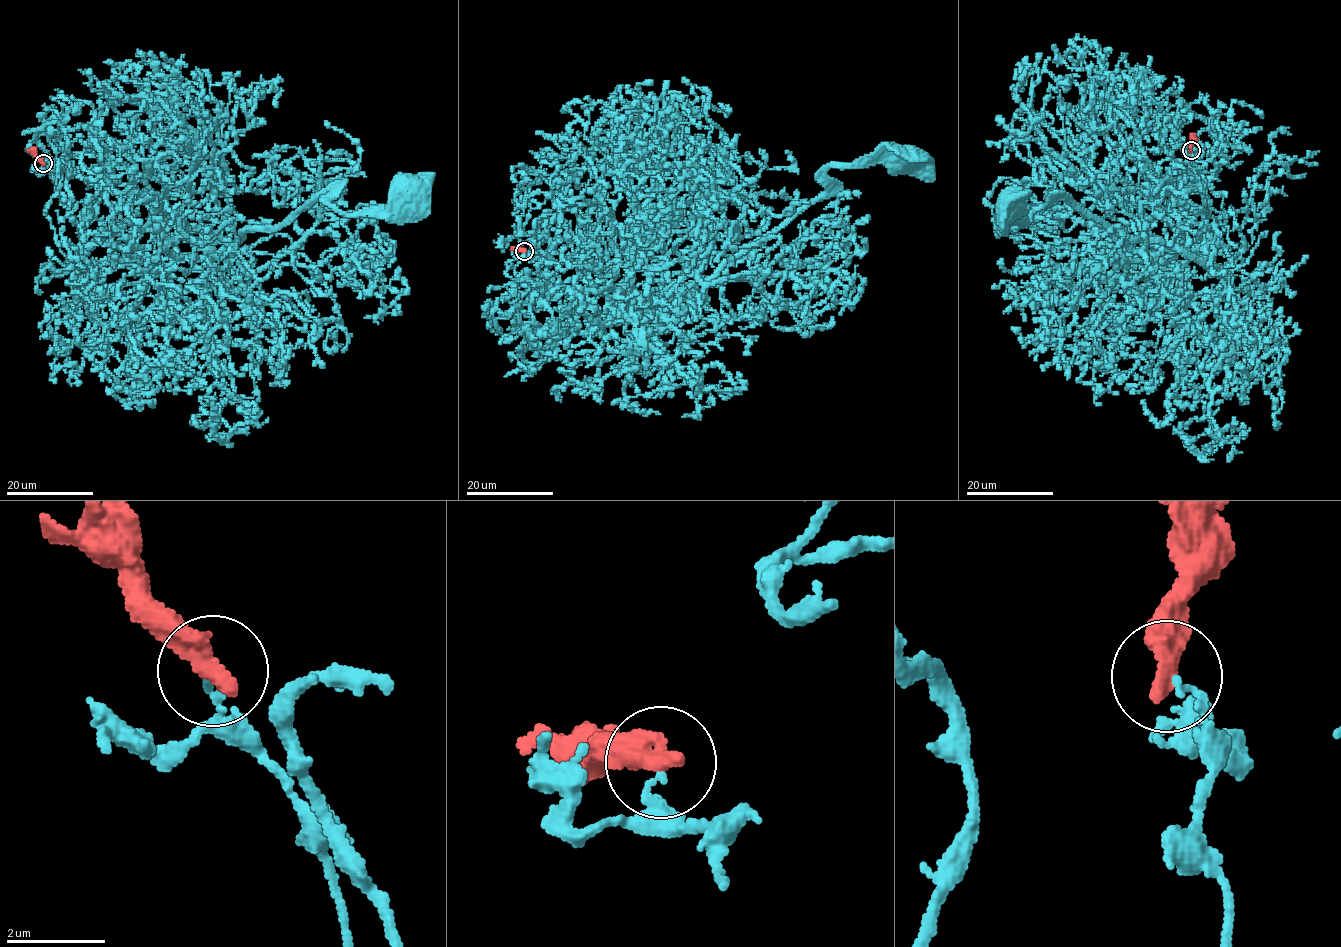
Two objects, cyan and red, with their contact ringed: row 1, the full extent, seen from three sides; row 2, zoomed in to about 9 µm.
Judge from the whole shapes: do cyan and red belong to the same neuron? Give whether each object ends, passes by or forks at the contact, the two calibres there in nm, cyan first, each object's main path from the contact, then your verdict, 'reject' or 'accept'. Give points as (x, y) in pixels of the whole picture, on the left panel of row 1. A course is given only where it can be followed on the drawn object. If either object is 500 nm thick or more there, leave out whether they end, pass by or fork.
cyan ends | red ends | 120/480 nm | cyan via (43, 162), (61, 204), (69, 175), (129, 183), (171, 236), (219, 253), (329, 189), (362, 214), (402, 193) | red via (43, 162), (28, 149) | reject

